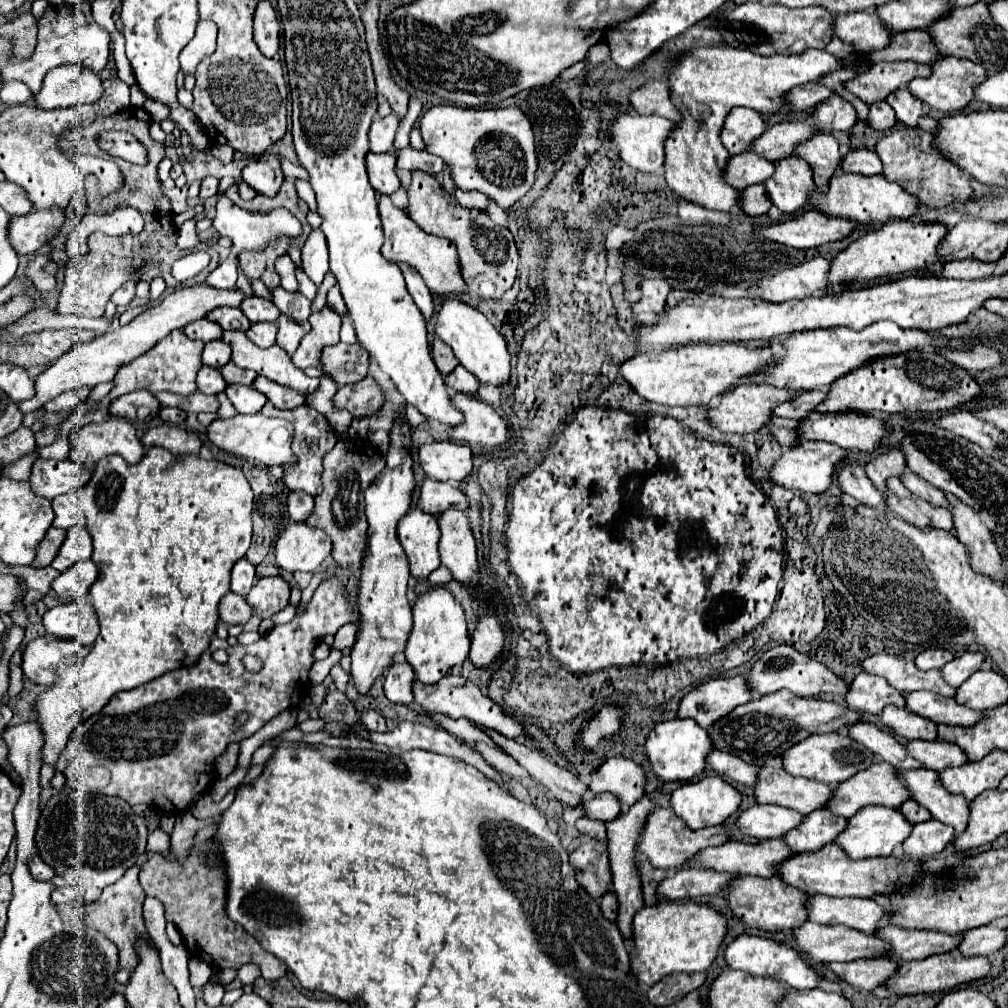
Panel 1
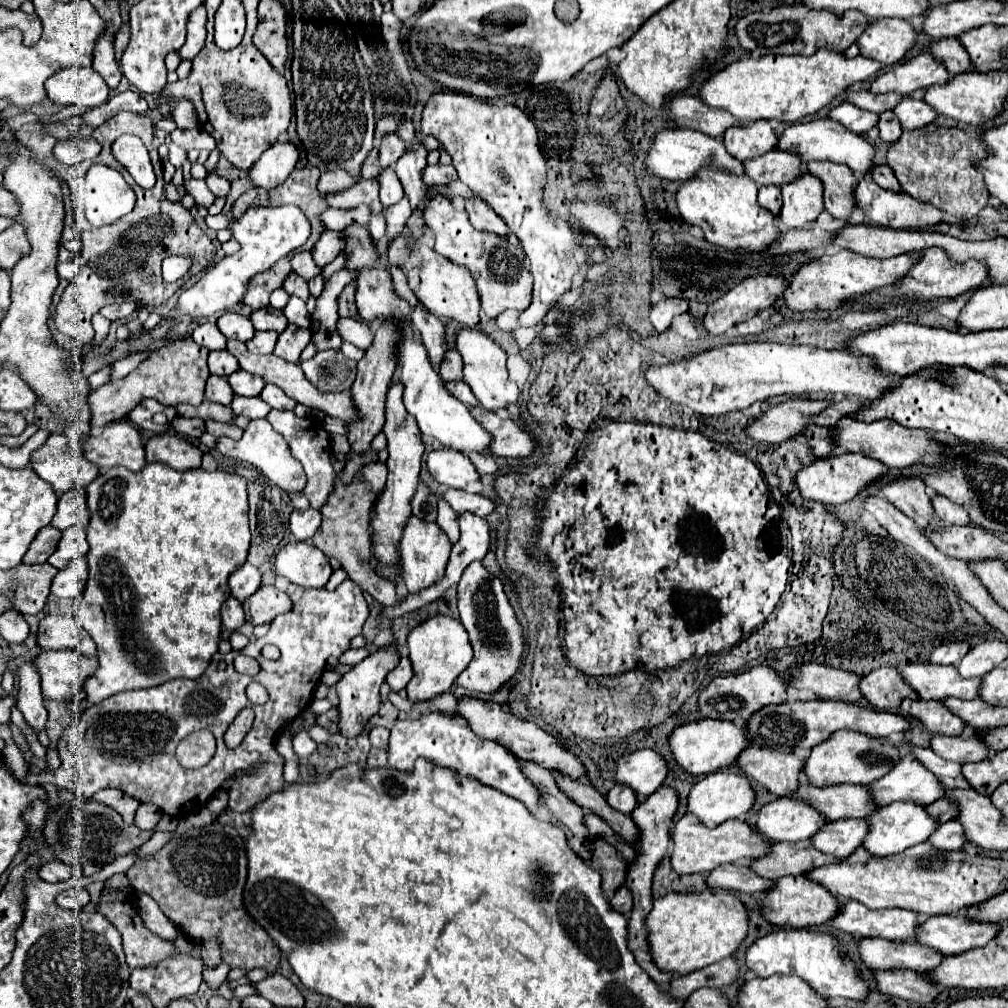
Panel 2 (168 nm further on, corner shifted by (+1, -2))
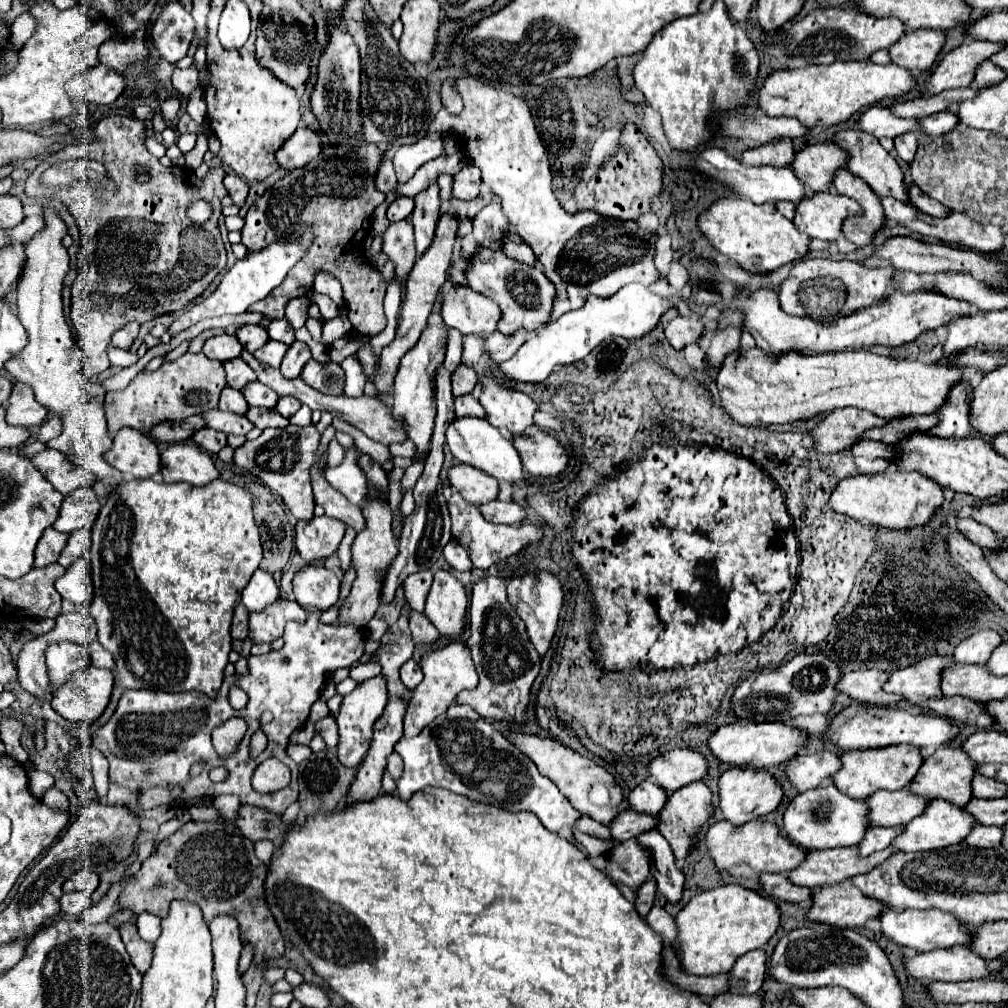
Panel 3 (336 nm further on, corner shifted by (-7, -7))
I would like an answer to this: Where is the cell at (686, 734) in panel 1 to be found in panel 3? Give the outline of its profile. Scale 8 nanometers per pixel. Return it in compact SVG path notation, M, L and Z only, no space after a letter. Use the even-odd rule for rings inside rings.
M763 722L763 724L725 724L717 728L709 736L709 750L711 754L721 762L729 766L739 768L771 768L779 766L787 760L791 760L799 748L803 748L809 742L809 736L805 736L795 726L787 726L783 722Z

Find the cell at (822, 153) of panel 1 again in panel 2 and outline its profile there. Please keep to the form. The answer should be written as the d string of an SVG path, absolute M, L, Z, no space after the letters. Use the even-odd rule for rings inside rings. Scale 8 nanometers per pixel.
M809 163L809 173L819 177L825 185L825 209L841 221L847 221L857 207L855 203L855 187L857 177L845 165L837 163Z

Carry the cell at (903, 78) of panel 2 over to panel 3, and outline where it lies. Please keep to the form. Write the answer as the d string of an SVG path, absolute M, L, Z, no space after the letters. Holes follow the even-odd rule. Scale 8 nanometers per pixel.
M967 40L951 50L925 80L923 94L939 94L949 88L967 88L973 82L975 68L993 56L1001 44L985 40Z

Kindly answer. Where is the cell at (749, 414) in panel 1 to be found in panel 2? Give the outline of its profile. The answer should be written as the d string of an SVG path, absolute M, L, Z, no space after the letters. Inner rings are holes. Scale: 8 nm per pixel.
M787 399L785 403L767 409L753 425L747 427L747 433L755 441L781 443L795 439L805 433L807 425L813 423L813 417L827 409L831 401L811 401L811 399Z

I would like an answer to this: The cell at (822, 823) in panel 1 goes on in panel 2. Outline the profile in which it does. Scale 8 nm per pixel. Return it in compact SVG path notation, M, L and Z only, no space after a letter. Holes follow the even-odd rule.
M841 819L823 827L823 831L819 831L819 835L811 839L811 843L815 849L823 853L831 853L839 859L845 859L857 847L863 845L867 833L869 833L869 825L865 819L847 819L847 821Z

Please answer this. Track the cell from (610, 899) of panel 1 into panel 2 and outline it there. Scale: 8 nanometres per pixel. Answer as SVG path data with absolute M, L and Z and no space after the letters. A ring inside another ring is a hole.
M621 887L617 893L615 893L615 897L611 899L611 905L613 905L613 909L615 911L619 911L619 913L629 913L631 909L633 909L633 895L631 895L631 891L627 889L627 887Z

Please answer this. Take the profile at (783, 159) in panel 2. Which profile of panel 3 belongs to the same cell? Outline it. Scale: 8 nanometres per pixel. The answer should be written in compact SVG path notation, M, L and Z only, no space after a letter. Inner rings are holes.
M825 142L805 146L795 154L795 160L789 166L799 176L799 180L803 180L803 186L813 192L821 192L829 188L833 172L837 168L843 168L845 160L847 154L839 146Z

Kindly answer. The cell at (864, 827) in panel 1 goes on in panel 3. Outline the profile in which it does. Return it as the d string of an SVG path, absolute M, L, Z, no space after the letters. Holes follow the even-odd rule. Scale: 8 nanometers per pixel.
M931 800L927 808L915 816L915 820L905 824L905 830L891 842L891 846L899 852L919 852L919 850L935 850L935 848L945 848L951 844L959 844L965 840L965 836L971 832L975 826L975 820L965 814L961 808L945 802L945 800Z

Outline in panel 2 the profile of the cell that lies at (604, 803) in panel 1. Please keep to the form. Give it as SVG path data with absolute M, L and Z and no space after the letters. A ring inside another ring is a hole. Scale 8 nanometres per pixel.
M617 783L609 793L607 793L607 801L611 807L615 807L617 811L621 813L633 813L633 809L637 807L639 799L637 799L637 793L629 787L629 785L621 785Z

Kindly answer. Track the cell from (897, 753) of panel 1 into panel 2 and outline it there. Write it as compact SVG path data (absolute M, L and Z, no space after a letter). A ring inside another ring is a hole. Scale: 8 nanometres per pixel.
M911 747L911 753L921 759L921 763L933 771L935 777L939 777L939 781L947 787L947 789L967 789L969 783L965 781L963 773L961 773L961 765L953 763L953 761L945 761L939 755L935 755L931 749L923 749L923 747Z

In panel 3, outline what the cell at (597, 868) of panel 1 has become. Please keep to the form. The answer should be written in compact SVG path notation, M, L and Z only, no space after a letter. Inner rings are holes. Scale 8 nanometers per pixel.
M637 840L617 842L617 846L607 852L605 874L617 884L637 890L649 876L649 858L649 852L641 848Z

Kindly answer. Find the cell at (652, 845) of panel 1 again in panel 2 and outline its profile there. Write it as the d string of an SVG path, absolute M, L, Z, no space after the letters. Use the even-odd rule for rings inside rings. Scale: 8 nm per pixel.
M685 815L671 829L671 841L673 841L671 863L677 873L709 873L719 865L735 863L741 859L751 861L769 853L769 843L765 843L765 837L753 831L749 823L739 819L729 819L709 829L695 815Z

